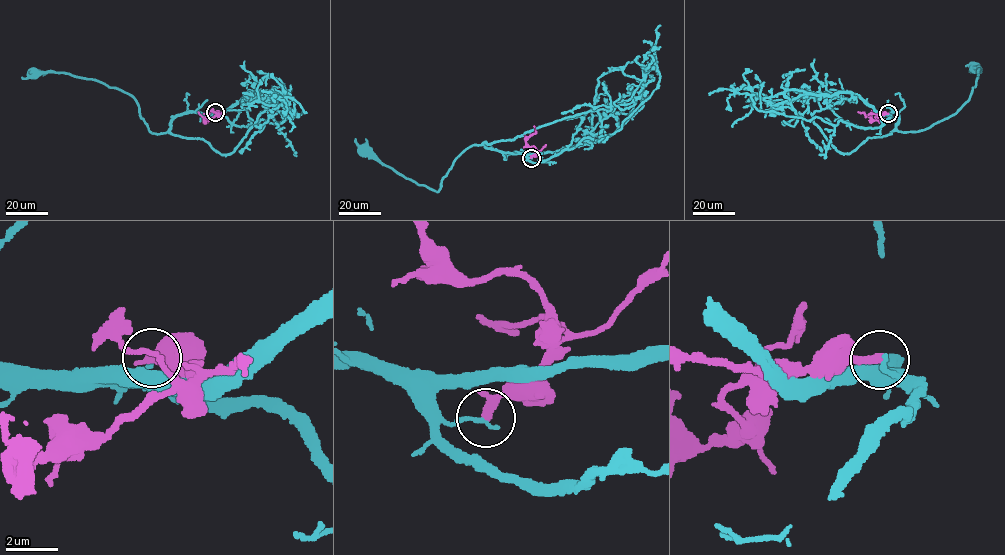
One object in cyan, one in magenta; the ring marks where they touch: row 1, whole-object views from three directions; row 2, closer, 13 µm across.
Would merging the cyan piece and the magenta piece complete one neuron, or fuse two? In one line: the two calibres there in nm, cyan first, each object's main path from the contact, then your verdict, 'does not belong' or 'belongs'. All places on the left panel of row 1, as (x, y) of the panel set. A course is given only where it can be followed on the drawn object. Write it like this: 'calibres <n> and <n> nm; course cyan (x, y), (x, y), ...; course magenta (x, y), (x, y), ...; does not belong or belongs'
calibres 160 and 320 nm; course cyan (215, 113), (183, 112), (172, 120), (164, 133), (151, 132), (135, 99), (127, 93), (70, 74), (34, 74); course magenta (215, 112), (218, 115), (205, 121), (208, 113), (203, 113); does not belong

